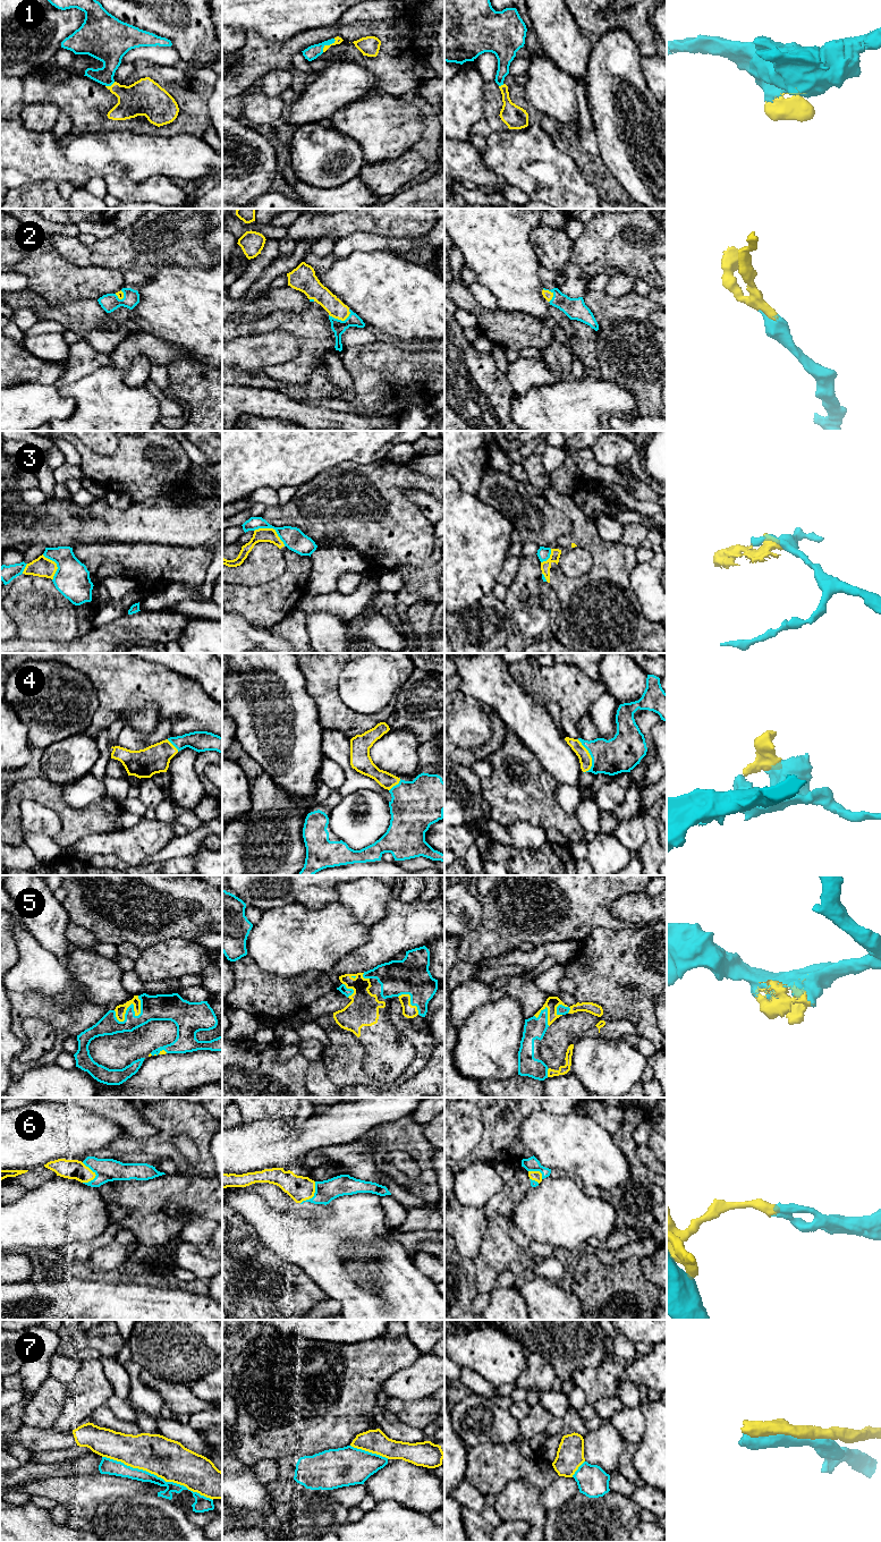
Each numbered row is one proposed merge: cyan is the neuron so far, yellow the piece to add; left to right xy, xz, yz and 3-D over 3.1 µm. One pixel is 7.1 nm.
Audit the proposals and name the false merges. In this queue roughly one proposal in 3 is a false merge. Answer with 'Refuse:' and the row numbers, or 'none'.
Refuse: 3, 7

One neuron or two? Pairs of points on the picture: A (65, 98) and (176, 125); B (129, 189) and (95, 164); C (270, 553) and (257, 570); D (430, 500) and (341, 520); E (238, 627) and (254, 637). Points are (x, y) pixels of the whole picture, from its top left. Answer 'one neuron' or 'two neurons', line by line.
A: one neuron
B: two neurons
C: one neuron
D: two neurons
E: one neuron

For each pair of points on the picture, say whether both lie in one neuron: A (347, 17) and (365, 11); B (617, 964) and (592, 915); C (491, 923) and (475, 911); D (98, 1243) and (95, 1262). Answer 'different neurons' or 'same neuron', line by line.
A: same neuron
B: different neurons
C: different neurons
D: different neurons

